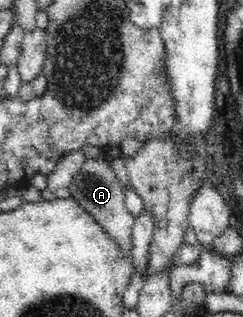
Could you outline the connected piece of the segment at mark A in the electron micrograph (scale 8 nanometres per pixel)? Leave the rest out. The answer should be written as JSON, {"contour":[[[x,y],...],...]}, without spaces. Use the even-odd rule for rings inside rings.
{"contour":[[[103,155],[96,159],[88,159],[70,183],[69,191],[71,197],[94,218],[96,223],[102,226],[110,239],[116,241],[119,251],[129,257],[132,251],[132,229],[135,218],[124,206],[125,196],[122,185],[118,182],[109,162],[110,160]]]}

